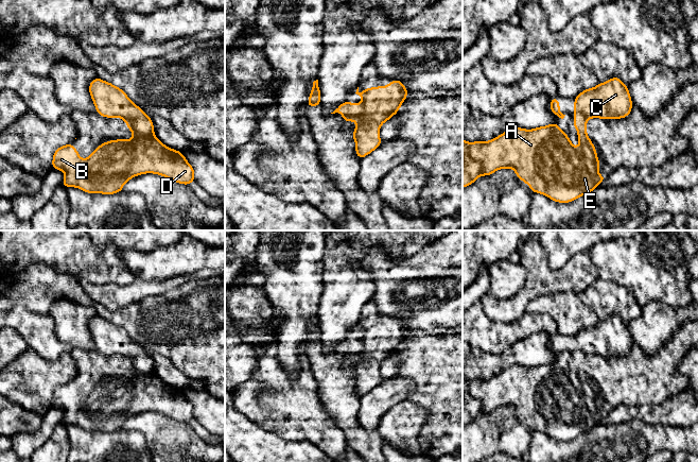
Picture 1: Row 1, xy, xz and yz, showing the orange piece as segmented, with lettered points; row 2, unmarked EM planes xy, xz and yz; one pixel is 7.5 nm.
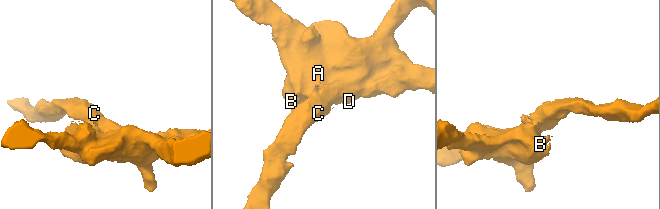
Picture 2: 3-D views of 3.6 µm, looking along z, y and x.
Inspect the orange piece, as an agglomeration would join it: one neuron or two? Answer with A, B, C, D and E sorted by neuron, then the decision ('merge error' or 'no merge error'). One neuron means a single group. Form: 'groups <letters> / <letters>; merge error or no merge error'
groups A B D E / C; merge error

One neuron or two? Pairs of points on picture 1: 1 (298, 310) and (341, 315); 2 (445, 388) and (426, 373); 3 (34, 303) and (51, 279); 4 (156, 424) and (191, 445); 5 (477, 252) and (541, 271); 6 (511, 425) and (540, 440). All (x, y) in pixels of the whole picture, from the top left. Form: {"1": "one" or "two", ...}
{"1": "two", "2": "one", "3": "one", "4": "one", "5": "two", "6": "two"}

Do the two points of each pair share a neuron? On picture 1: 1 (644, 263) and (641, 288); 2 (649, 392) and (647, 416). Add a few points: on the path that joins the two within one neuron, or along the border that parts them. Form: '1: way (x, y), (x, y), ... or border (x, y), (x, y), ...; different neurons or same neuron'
1: way (644, 270), (644, 281); same neuron
2: border (672, 395), (657, 404), (624, 406); different neurons

